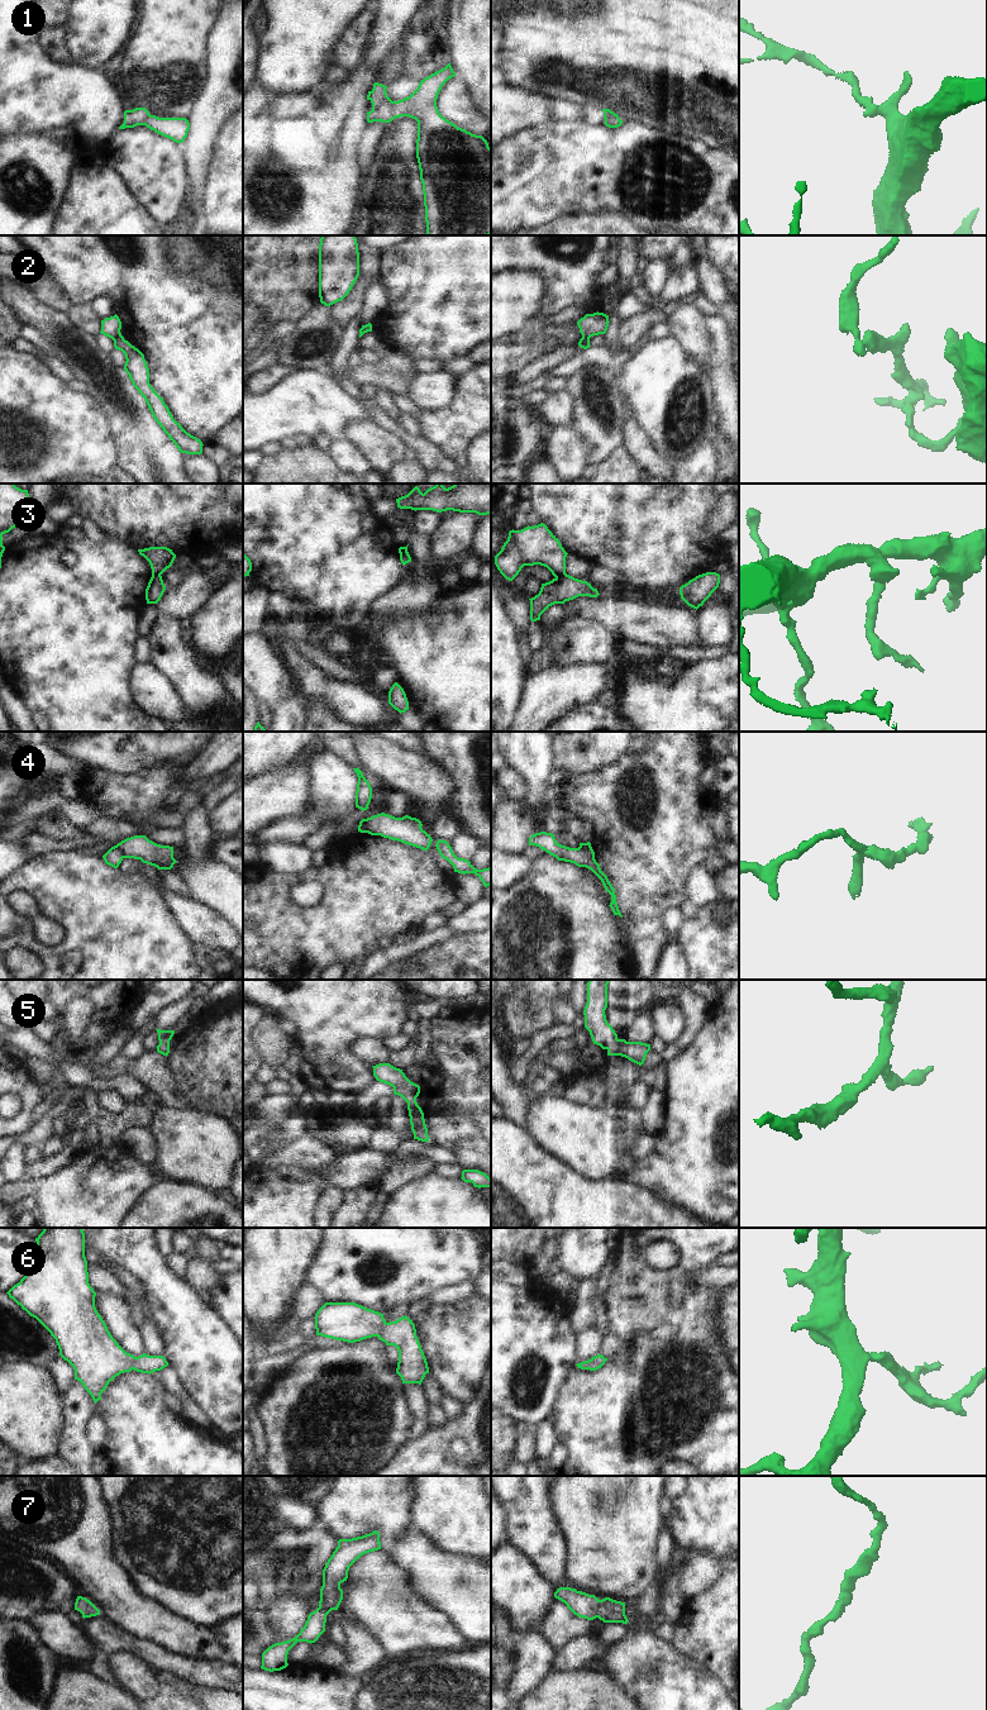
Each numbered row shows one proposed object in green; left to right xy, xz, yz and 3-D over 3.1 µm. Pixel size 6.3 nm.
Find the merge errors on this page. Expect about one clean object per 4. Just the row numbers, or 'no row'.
2, 3, 4

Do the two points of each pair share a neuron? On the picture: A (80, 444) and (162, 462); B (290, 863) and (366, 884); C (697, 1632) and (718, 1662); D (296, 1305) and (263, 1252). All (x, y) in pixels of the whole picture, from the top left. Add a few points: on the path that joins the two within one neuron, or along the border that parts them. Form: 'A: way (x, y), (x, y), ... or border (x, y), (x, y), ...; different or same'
A: border (108, 424), (118, 466); different
B: border (310, 866), (299, 872), (279, 873); different
C: way (705, 1639), (718, 1654); same
D: border (303, 1284), (295, 1291), (286, 1310), (273, 1322); different

